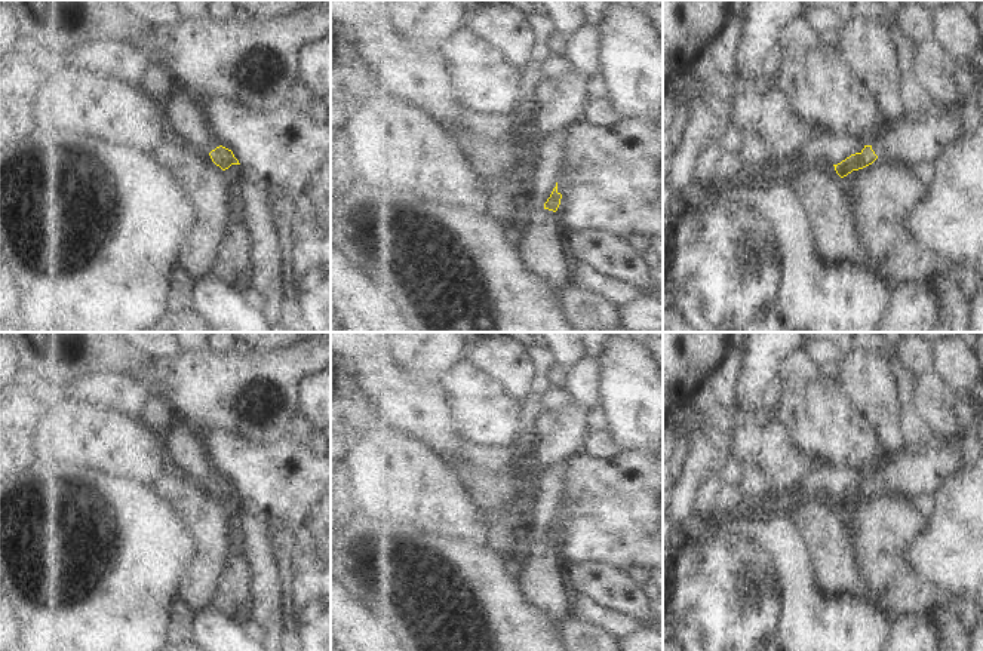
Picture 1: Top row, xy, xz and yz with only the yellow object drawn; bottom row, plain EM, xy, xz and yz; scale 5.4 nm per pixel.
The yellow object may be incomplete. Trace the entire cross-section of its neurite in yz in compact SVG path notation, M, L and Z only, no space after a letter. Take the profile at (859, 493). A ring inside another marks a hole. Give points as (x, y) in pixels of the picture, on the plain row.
M961 437L934 439L924 448L904 448L891 455L870 477L864 477L860 485L833 498L844 510L853 503L872 497L876 491L906 498L931 495L946 477L961 467Z

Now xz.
M557 515L544 540L520 558L523 565L519 583L526 598L538 607L553 621L566 620L571 615L571 604L574 592L571 590L565 559L562 558L556 543L560 537L562 526L557 523Z

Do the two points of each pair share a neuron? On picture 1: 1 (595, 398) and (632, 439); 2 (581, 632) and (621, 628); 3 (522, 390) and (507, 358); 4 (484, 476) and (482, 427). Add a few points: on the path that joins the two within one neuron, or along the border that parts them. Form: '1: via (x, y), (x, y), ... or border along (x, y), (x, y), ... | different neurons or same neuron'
1: border along (602, 369), (601, 393), (604, 405) | different neurons
2: border along (573, 616), (592, 620), (617, 635) | different neurons
3: via (519, 383), (512, 365) | same neuron
4: border along (464, 438), (484, 445), (513, 448) | different neurons

